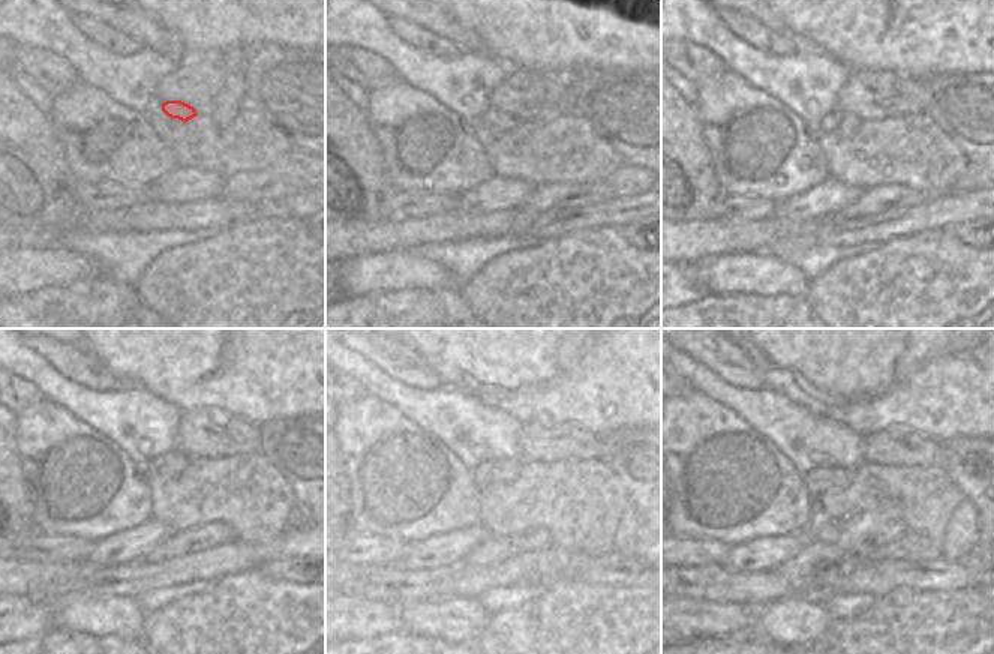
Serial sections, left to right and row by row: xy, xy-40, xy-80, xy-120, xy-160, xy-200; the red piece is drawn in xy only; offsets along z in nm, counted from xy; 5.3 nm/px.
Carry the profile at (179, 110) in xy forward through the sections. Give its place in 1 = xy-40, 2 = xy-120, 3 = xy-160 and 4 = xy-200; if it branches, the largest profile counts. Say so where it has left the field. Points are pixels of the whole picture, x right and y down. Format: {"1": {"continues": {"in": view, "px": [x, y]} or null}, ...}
{"1": {"continues": {"in": "xy-40", "px": [495, 119]}}, "2": {"continues": {"in": "xy-120", "px": [170, 464]}}, "3": {"continues": {"in": "xy-160", "px": [502, 471]}}, "4": {"continues": {"in": "xy-200", "px": [820, 479]}}}

